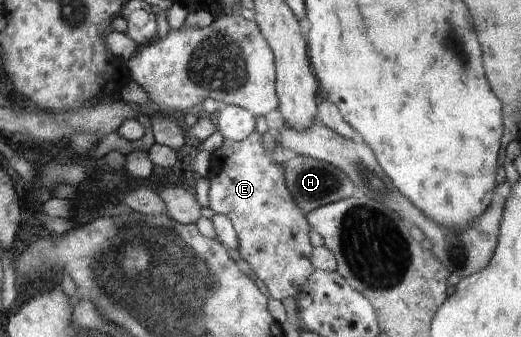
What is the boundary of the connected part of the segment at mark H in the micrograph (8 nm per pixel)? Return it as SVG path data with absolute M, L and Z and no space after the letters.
M300 155L288 160L283 166L286 187L305 214L317 207L362 194L353 181L340 168L331 163Z

